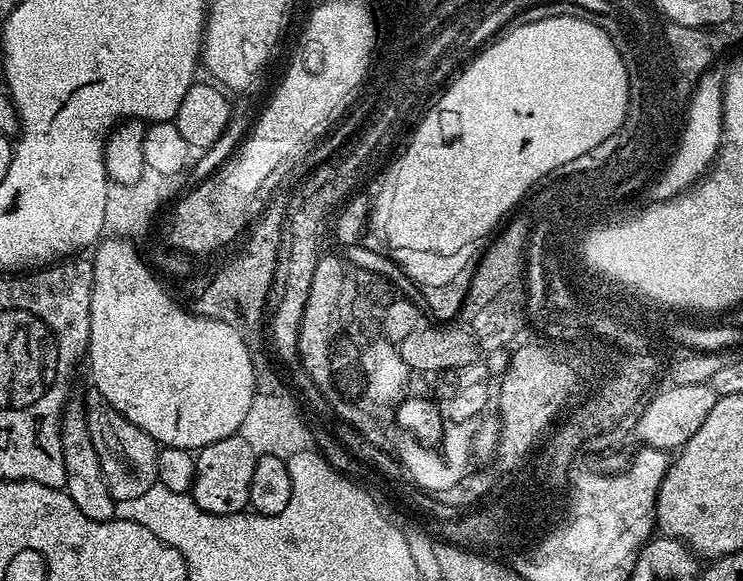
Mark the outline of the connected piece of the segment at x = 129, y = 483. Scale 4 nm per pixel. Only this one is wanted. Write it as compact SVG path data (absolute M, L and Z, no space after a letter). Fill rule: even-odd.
M100 402L97 405L97 408L87 409L87 427L94 450L98 452L106 486L109 487L109 492L115 501L139 498L145 490L150 490L150 486L158 483L156 471L160 448L156 439L138 426L134 426L130 418L126 418L108 404Z

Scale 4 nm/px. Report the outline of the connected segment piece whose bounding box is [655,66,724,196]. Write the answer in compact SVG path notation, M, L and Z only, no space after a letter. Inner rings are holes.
M713 66L701 74L698 82L692 87L692 96L688 100L688 110L684 114L684 130L680 134L679 155L675 163L668 168L664 181L655 188L656 196L669 196L684 184L695 183L711 168L717 152L720 150L720 139L724 133L724 72Z

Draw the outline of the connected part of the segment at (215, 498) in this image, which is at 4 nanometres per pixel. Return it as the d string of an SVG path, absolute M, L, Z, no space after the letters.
M237 434L210 442L210 446L195 453L196 473L192 483L191 497L202 510L219 516L229 516L249 507L250 477L256 465L256 450L250 448L247 435Z

